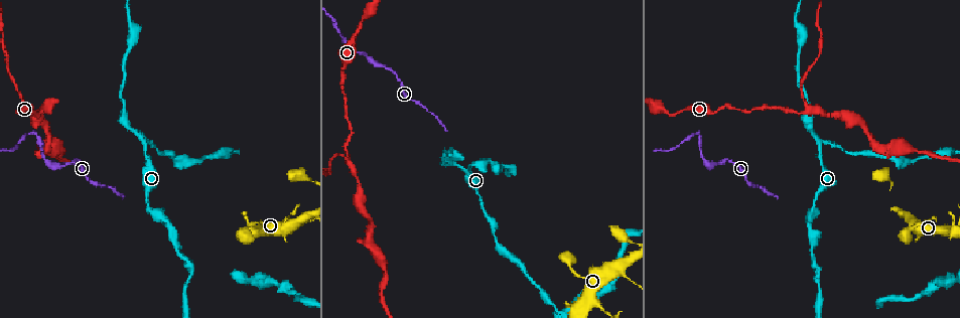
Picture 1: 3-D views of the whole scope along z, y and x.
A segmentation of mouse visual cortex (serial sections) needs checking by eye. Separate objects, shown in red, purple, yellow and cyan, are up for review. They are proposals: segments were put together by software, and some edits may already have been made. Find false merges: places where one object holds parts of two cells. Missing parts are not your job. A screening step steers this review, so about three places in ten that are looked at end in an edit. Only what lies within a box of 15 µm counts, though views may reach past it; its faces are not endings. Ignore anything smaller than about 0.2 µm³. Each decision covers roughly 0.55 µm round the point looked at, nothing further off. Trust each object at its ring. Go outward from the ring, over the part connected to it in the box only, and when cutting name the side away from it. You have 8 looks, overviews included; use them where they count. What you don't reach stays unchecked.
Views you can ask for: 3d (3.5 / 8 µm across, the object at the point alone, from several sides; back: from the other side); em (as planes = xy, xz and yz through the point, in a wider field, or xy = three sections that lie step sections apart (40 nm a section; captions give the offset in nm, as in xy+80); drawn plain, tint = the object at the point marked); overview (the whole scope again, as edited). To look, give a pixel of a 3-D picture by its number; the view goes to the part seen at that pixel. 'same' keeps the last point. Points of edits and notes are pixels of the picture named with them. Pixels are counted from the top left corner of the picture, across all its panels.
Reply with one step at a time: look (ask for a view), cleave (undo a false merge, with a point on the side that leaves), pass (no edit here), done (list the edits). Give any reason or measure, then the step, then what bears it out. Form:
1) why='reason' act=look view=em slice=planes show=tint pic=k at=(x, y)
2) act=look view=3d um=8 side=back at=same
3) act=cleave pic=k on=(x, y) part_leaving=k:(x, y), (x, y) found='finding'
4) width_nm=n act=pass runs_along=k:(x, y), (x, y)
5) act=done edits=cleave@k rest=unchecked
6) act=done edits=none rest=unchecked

why='abrupt turn' act=look view=3d um=3.5 pic=1 at=(359, 52)

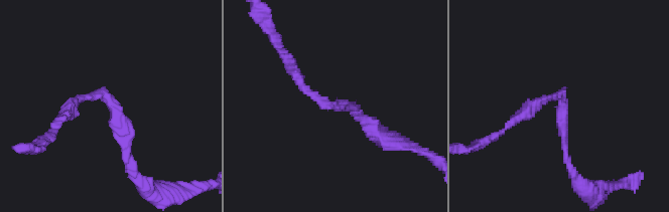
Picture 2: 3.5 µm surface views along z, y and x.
arm_widths_nm=150,200 why='shape alone is not enough' act=look view=em slice=xy step=5 show=plain pic=2 at=(101, 95)

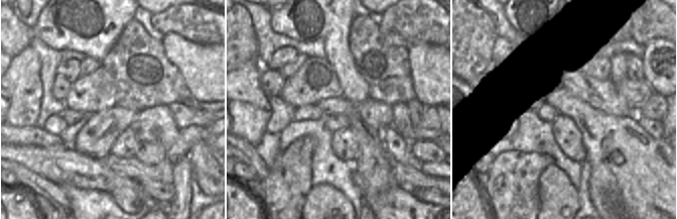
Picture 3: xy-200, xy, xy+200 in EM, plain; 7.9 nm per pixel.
act=look view=em slice=xy step=5 show=tint at=same

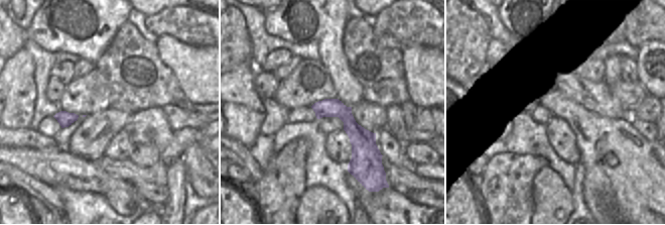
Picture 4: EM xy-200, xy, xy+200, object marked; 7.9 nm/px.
act=pass runs_along=4:(316, 105), (336, 108), (358, 135), (356, 175) found='one cell here'

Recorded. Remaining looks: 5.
why='arms part here' act=look view=3d um=3.5 pic=1 at=(810, 109)

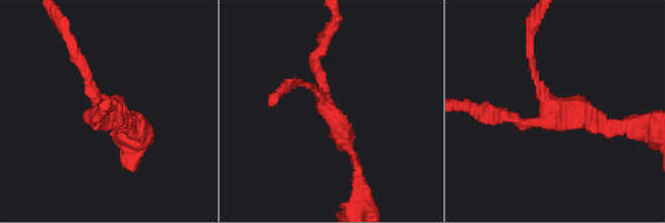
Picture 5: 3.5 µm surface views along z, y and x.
arms=3 arm_widths_nm=150,150,200 act=look view=em slice=xy step=1 show=tint pic=5 at=(327, 110)

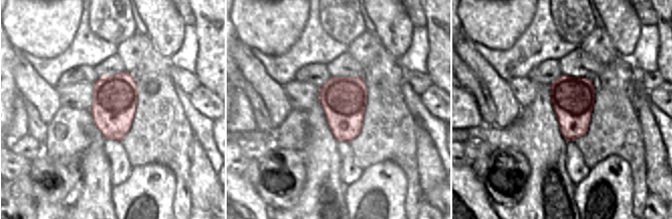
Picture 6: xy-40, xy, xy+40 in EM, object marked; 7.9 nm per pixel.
width_nm=360 act=pass runs_along=5:(319, 51), (322, 98), (357, 162) found='all the same cell'

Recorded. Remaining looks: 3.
why='sharp bend' act=look view=3d um=3.5 pic=1 at=(146, 141)

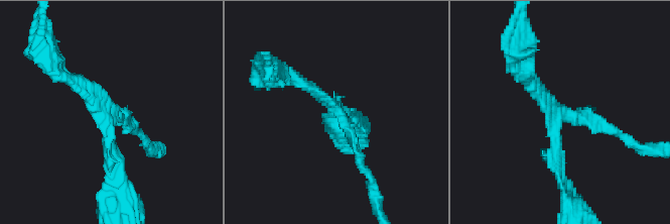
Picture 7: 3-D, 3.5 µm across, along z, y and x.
act=look view=em slice=planes show=plain pic=7 at=(334, 108)

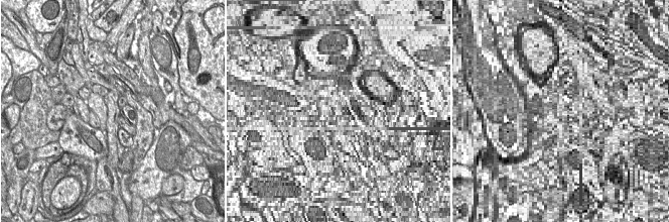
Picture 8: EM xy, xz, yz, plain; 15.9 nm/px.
why='where the object lies' act=look view=em slice=planes show=tint at=same

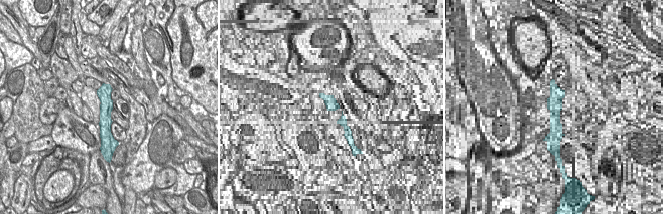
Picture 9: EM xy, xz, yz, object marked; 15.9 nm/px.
arms=3 act=pass runs_along=7:(564, 182), (556, 117), (608, 129) found='one cell here'

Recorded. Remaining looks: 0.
act=done edits=none rest=unchecked

